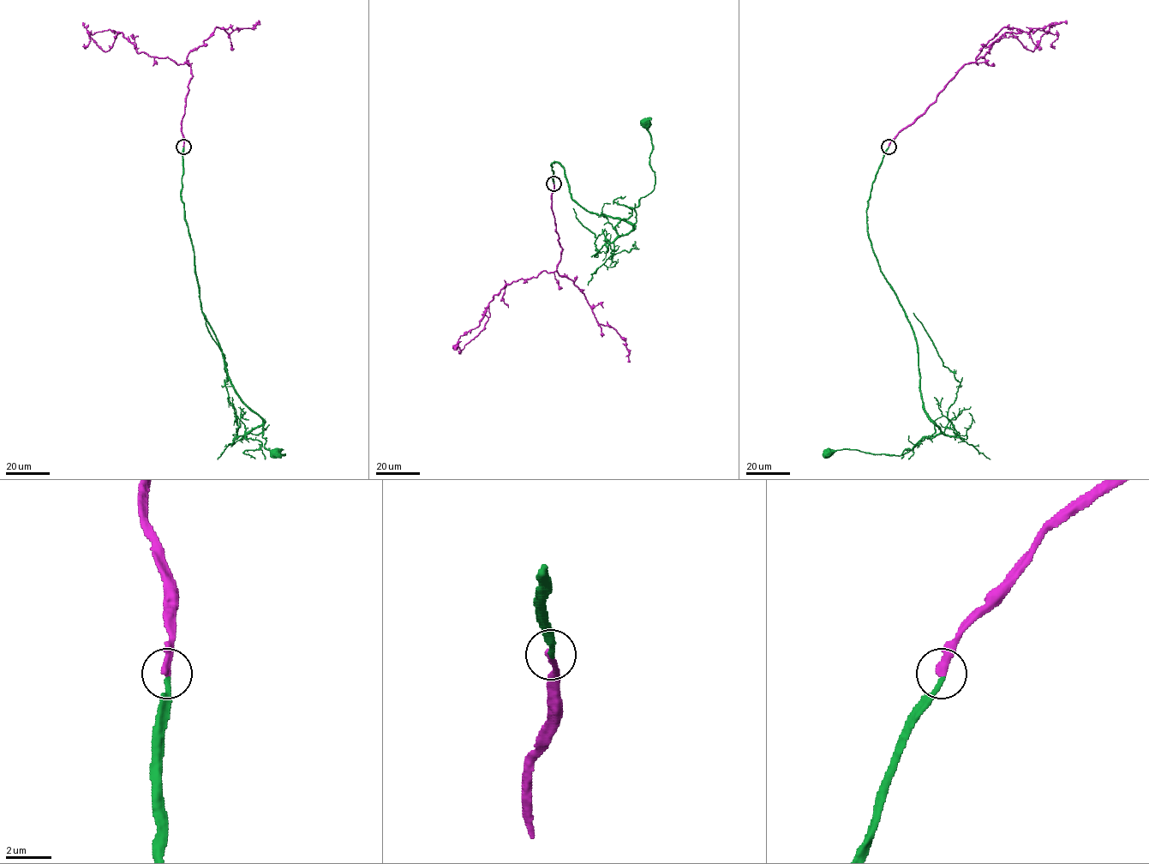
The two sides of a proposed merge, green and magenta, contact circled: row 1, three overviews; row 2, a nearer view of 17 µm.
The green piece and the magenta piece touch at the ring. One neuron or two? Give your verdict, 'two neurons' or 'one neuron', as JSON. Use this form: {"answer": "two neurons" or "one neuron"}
{"answer": "one neuron"}

